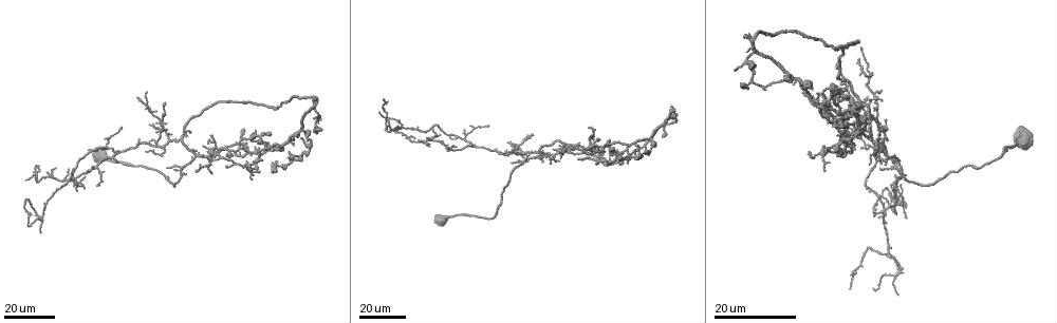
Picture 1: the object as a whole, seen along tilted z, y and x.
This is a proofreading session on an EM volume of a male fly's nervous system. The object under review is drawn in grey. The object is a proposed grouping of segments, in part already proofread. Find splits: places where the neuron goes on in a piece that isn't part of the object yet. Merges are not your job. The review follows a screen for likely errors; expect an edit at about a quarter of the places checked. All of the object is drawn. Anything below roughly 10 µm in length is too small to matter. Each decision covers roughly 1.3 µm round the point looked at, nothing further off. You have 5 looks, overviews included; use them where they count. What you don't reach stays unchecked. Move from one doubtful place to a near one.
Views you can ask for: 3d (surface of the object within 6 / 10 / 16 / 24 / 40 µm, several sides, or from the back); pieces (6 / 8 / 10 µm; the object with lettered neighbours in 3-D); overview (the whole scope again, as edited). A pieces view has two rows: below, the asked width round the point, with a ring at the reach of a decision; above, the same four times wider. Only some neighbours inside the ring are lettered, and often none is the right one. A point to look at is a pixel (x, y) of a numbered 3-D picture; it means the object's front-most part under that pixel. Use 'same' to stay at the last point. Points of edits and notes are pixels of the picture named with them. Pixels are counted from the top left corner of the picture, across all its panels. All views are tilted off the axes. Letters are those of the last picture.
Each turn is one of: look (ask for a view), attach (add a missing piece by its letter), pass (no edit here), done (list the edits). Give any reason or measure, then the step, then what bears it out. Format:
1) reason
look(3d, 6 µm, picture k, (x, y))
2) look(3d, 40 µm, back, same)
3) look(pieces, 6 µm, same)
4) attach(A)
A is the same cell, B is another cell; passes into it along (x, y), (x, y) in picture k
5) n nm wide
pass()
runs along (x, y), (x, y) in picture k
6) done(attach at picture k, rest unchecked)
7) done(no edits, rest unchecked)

free end
look(3d, 24 µm, picture 1, (542, 160))

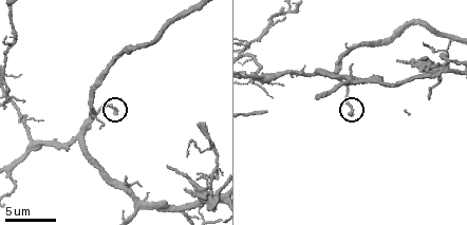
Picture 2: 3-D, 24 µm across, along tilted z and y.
see the neighbours
look(pieces, 10 µm, picture 2, (115, 110))

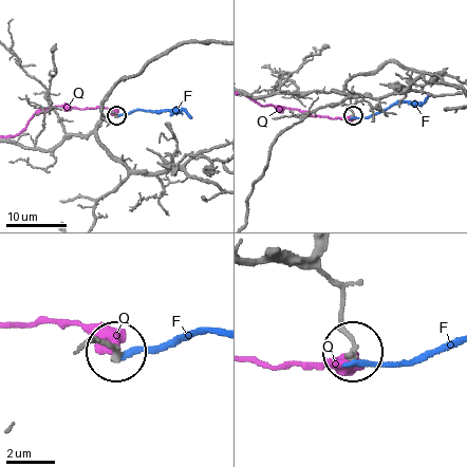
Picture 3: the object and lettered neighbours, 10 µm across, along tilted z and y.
pass()
F and Q are other cells; runs along (119, 187), (126, 167), (97, 133), (98, 120), (115, 115) in picture 3; no lettered piece goes on from it

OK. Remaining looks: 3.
branch stops here
look(3d, 24 µm, picture 1, (511, 164))

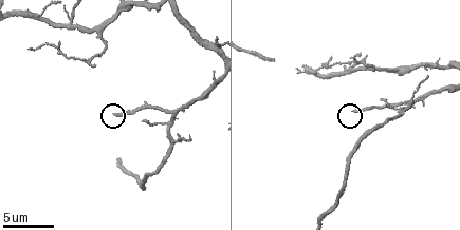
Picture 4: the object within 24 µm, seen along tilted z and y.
look(pieces, 8 µm, picture 4, (114, 114))

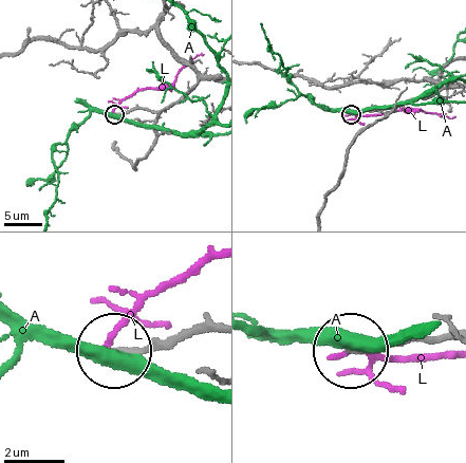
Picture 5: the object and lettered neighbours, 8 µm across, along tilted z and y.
pass()
A and L are other cells; runs along (212, 333), (116, 351) in picture 5; none of them fits

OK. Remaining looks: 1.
done(no edits, rest unchecked)

